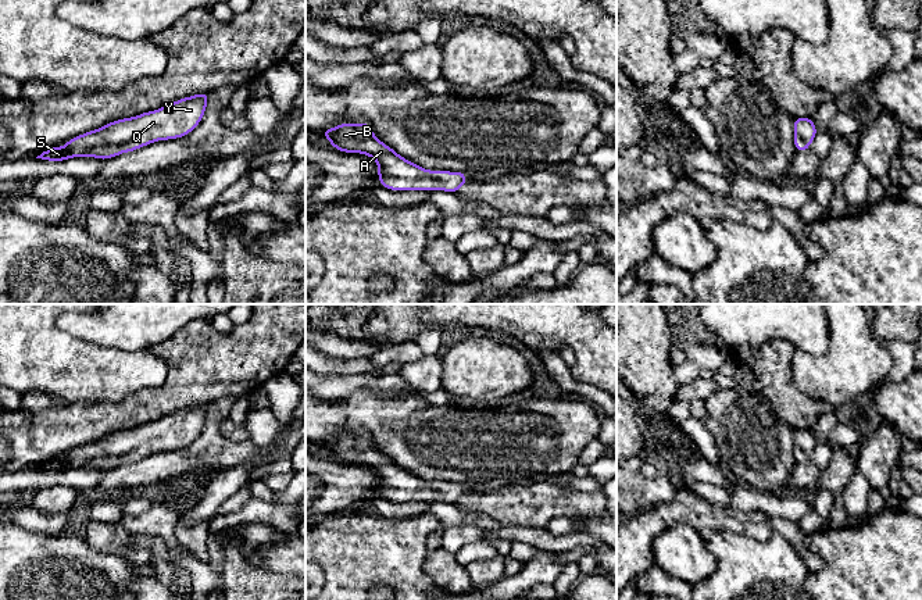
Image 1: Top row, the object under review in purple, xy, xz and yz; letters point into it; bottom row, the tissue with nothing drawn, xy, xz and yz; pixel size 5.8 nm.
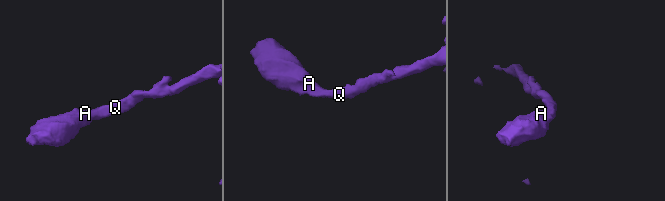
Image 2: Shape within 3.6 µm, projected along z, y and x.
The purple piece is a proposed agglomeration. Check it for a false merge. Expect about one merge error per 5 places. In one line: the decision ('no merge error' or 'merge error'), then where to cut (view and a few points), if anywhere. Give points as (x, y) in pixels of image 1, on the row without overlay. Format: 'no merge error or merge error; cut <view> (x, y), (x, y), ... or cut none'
no merge error; cut none

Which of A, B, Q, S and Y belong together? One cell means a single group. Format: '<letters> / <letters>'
A B Q S Y

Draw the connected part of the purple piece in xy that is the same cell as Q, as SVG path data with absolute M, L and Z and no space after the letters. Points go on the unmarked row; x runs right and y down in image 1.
M210 404L194 406L165 415L157 422L110 433L100 440L72 449L64 458L51 458L36 469L64 472L85 467L107 471L137 461L157 451L178 450L201 432Z

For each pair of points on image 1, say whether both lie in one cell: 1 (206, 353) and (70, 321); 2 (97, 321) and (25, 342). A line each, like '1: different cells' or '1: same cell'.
1: different cells
2: different cells

